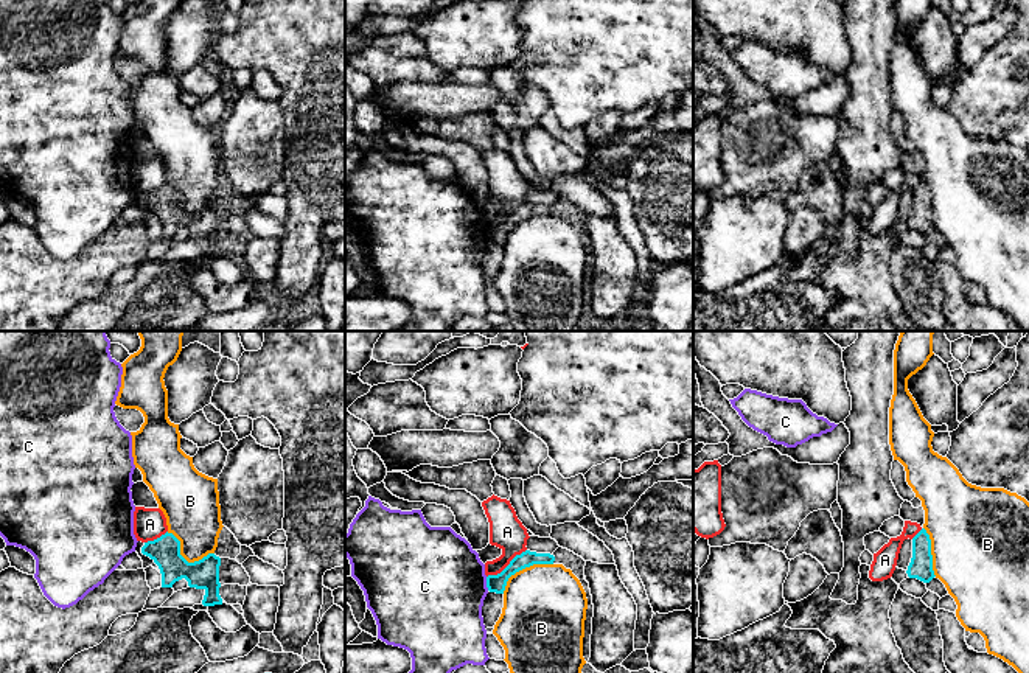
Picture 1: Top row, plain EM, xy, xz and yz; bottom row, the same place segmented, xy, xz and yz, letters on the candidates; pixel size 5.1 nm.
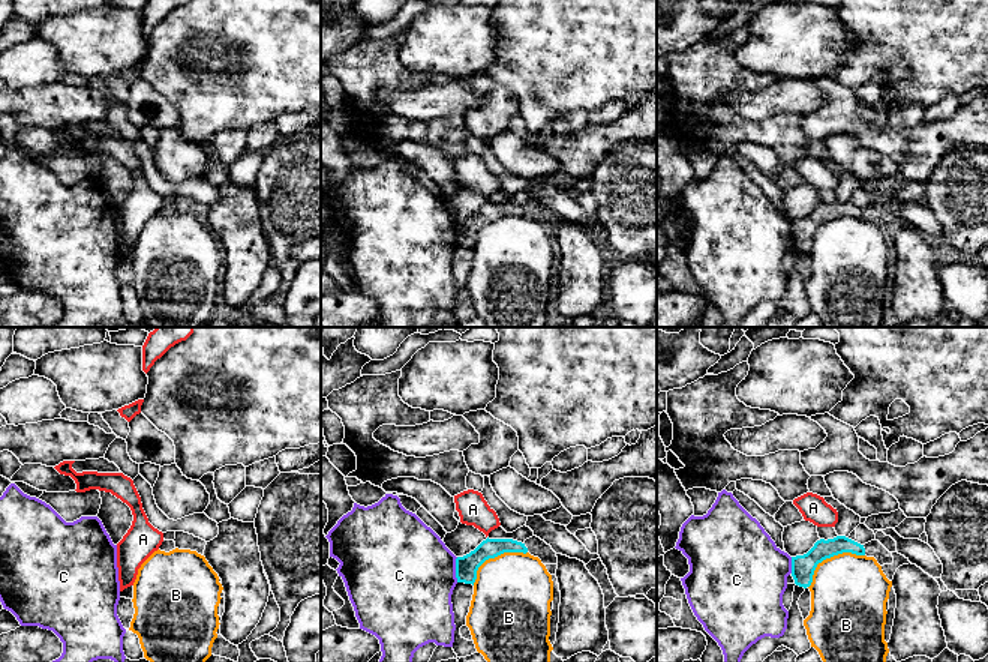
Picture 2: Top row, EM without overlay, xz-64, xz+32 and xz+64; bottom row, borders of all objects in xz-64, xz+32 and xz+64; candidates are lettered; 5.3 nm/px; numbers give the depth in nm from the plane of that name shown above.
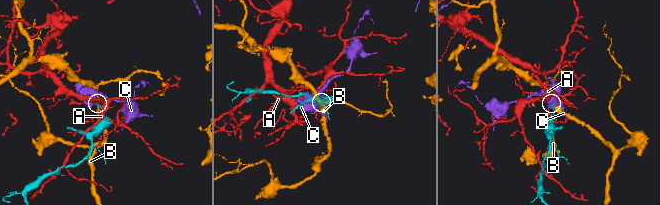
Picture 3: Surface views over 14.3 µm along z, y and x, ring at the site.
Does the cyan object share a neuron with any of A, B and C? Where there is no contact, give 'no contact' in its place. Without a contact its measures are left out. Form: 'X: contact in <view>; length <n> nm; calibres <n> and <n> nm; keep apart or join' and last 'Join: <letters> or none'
A: contact in xz; length 260 nm; calibres 100 and 180 nm; keep apart
B: contact in xy; length 280 nm; calibres 160 and 280 nm; keep apart
C: contact in xz; length 70 nm; calibres 100 and 500 nm; keep apart
Join: none

